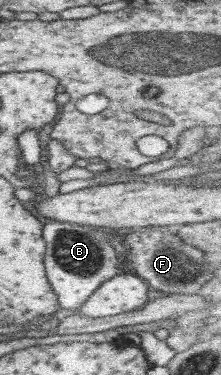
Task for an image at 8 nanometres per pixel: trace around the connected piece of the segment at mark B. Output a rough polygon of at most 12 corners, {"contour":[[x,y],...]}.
{"contour":[[43,225],[45,276],[76,311],[120,273],[114,229]]}

